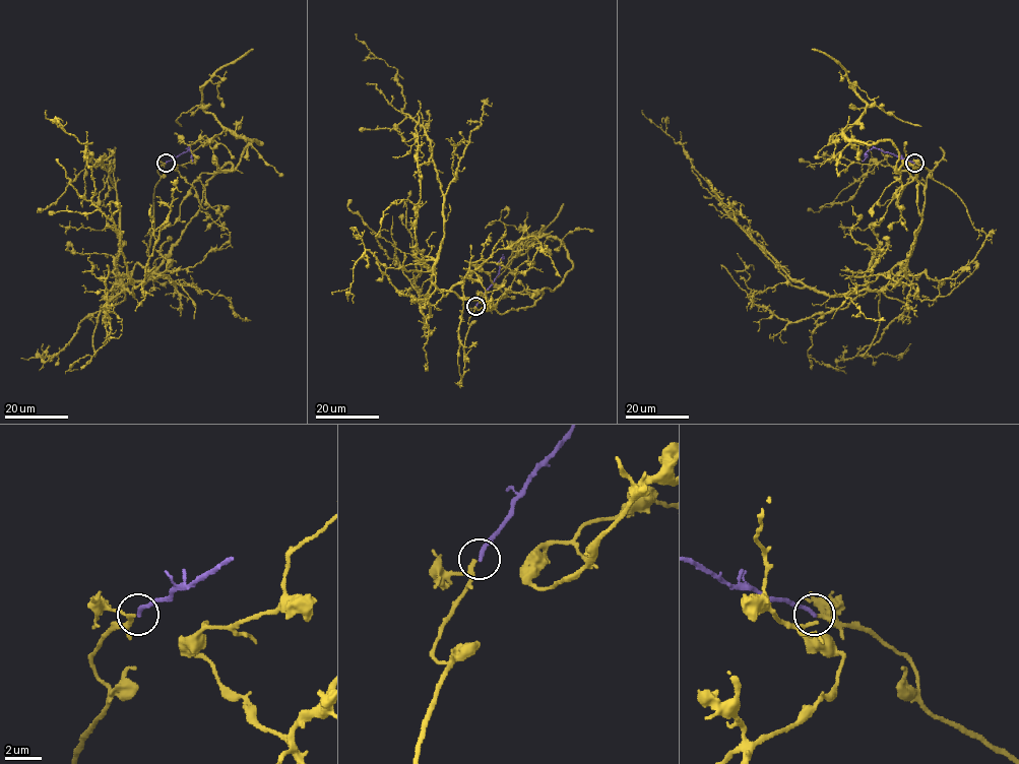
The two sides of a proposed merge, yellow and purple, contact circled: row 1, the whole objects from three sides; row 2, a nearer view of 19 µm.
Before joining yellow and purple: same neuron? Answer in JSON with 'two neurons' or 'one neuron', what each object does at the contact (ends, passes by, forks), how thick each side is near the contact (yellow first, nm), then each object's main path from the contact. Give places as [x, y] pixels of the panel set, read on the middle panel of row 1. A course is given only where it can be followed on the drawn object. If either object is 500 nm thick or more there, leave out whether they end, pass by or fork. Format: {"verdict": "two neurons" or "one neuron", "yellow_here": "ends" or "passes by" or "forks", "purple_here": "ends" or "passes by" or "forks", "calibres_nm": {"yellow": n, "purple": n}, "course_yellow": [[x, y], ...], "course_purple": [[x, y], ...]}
{"verdict": "one neuron", "yellow_here": "passes by", "purple_here": "ends", "calibres_nm": {"yellow": 180, "purple": 220}, "course_yellow": [[475, 306], [461, 378], [465, 298], [503, 314], [530, 307], [572, 268], [545, 237], [513, 258], [563, 203]], "course_purple": [[476, 306], [499, 271], [498, 263], [503, 254]]}

